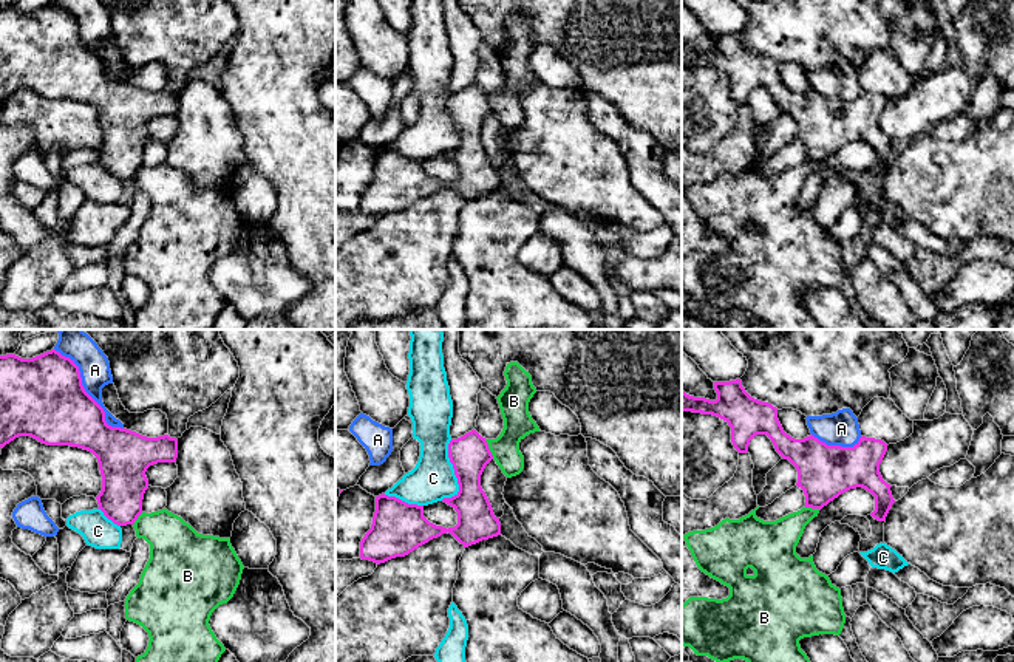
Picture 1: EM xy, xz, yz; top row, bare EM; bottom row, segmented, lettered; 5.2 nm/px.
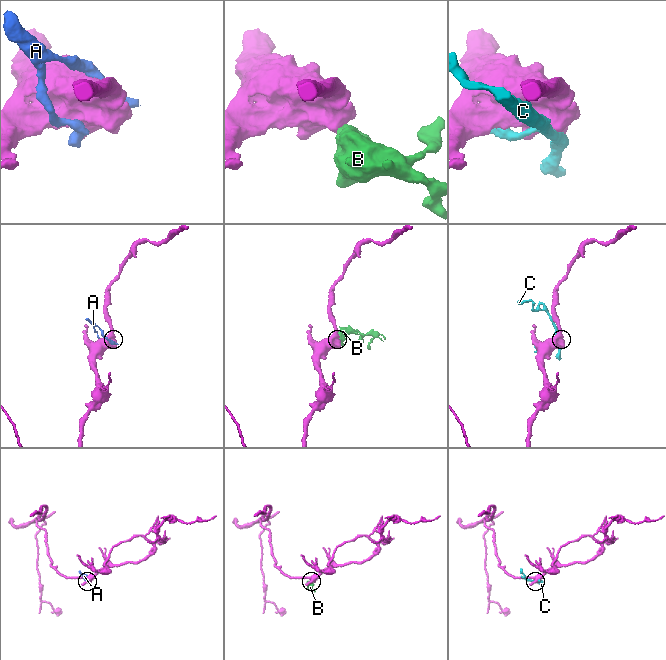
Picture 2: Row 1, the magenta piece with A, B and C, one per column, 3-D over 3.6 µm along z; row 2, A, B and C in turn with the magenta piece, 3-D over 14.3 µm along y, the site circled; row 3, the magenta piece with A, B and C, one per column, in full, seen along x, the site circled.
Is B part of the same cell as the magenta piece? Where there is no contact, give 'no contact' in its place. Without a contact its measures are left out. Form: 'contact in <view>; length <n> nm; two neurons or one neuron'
contact in xz; length 120 nm; two neurons

